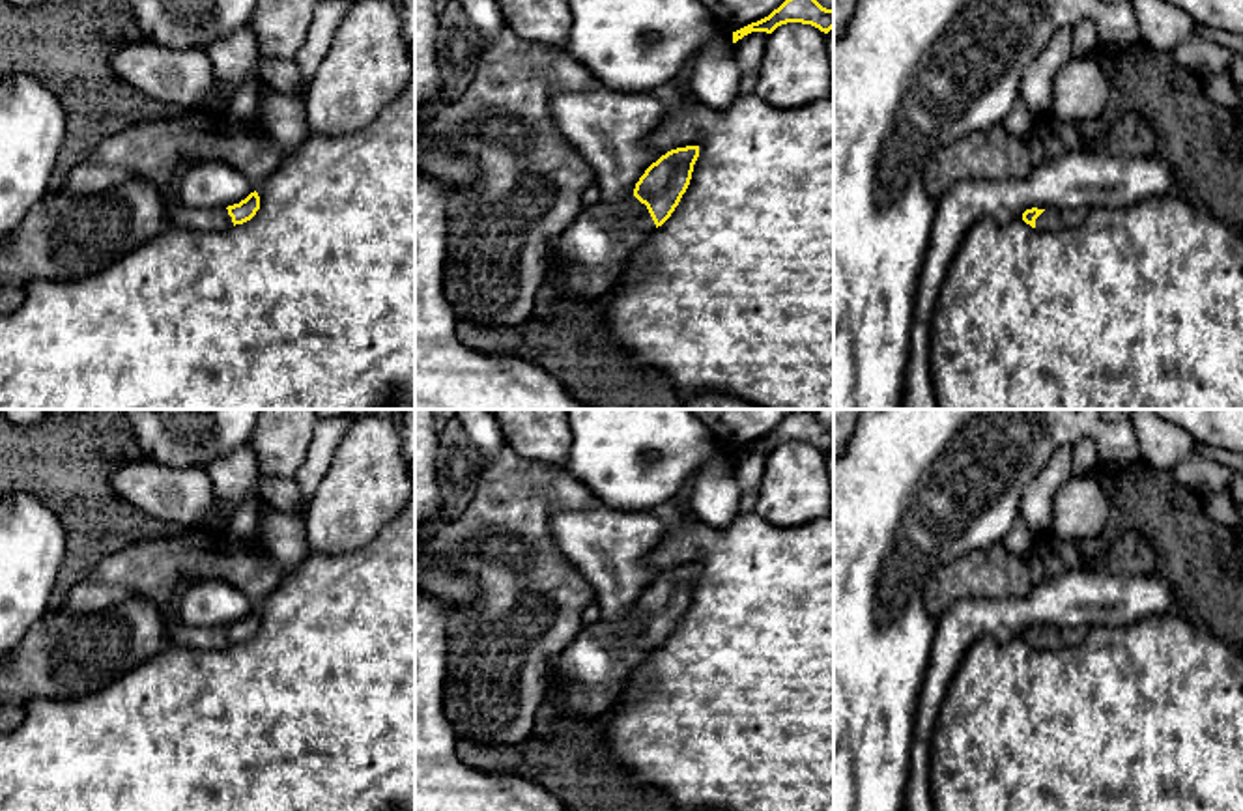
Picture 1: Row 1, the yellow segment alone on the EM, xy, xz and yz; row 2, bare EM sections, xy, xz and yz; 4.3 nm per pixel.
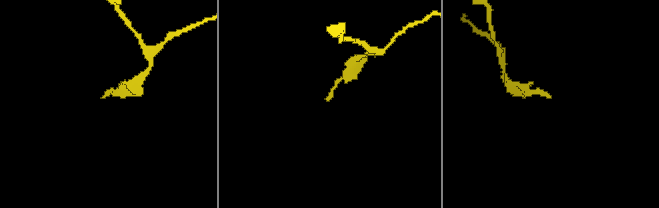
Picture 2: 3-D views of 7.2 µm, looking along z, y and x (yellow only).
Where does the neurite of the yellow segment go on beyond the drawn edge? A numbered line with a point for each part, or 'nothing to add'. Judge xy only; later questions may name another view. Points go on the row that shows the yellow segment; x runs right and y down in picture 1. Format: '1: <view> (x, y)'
1: xy (180, 215)

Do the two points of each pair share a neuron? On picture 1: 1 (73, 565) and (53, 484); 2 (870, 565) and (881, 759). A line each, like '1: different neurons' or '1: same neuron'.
1: same neuron
2: same neuron

